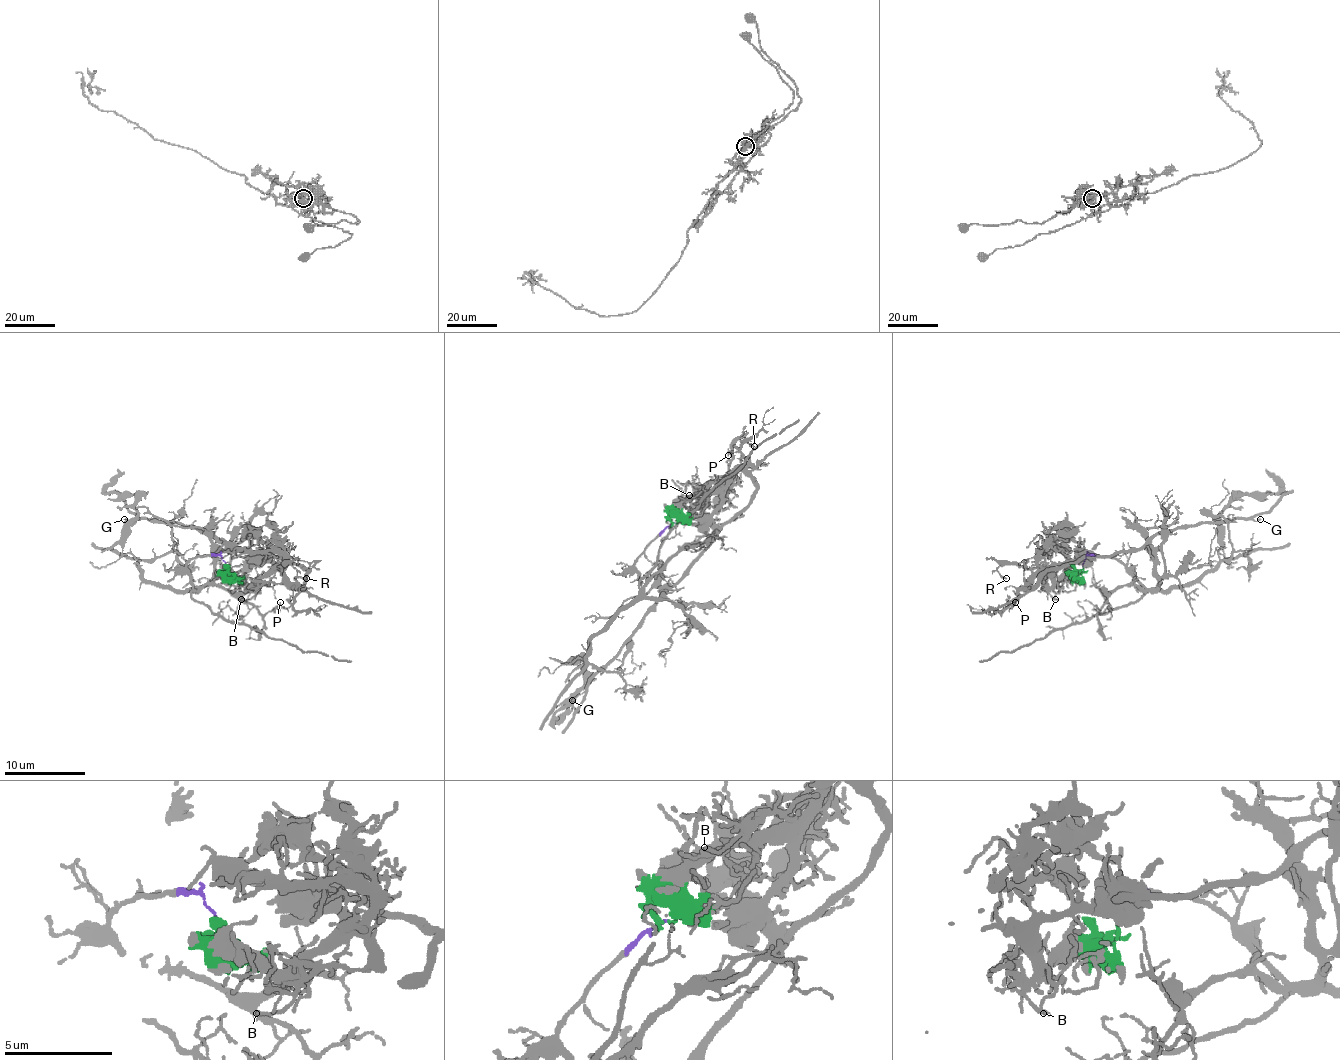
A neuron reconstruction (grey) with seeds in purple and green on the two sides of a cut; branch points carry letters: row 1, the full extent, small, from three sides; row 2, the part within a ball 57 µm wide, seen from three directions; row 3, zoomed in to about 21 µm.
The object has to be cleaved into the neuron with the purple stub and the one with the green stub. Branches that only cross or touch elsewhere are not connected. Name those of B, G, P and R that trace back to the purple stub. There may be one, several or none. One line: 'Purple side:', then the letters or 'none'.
Purple side: none

